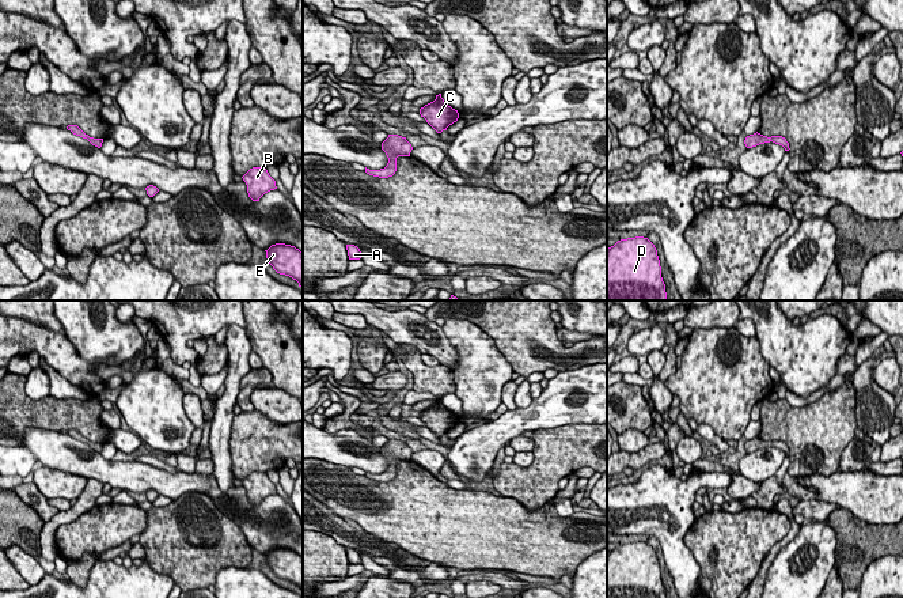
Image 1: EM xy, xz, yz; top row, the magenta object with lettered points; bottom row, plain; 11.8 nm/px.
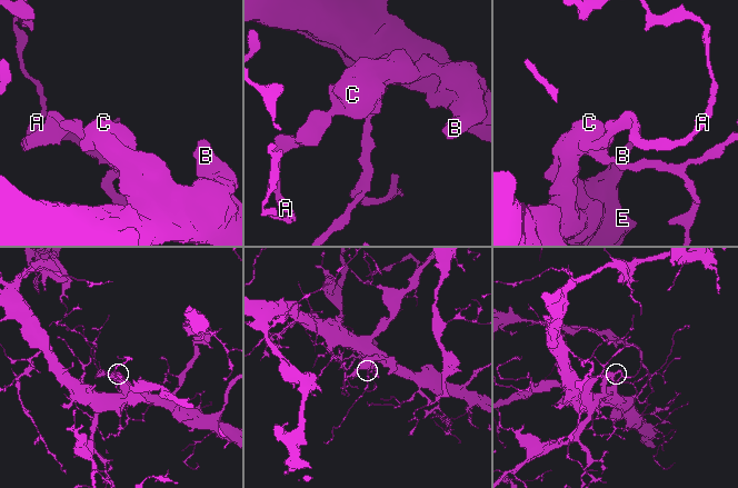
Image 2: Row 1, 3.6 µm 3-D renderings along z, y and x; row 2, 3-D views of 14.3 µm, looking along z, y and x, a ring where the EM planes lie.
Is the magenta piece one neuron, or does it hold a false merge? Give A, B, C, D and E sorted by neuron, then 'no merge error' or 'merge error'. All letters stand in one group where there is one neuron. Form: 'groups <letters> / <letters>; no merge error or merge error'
groups A B C D E; no merge error

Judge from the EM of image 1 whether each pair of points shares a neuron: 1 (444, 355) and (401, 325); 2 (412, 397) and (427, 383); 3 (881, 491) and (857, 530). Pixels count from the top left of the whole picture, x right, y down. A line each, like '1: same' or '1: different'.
1: same
2: different
3: different

